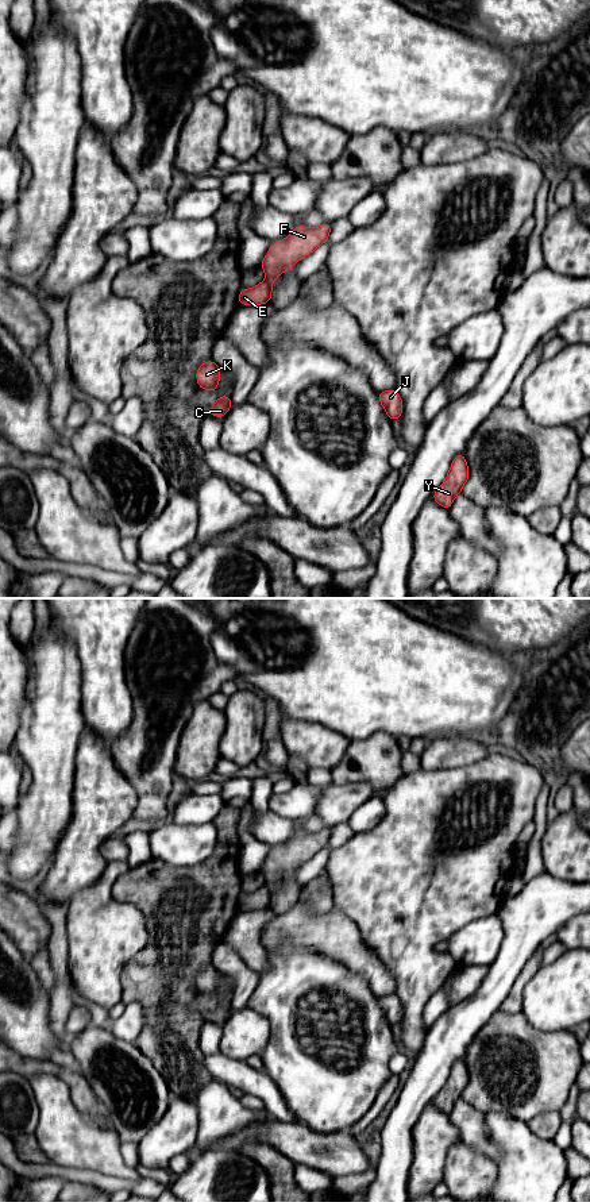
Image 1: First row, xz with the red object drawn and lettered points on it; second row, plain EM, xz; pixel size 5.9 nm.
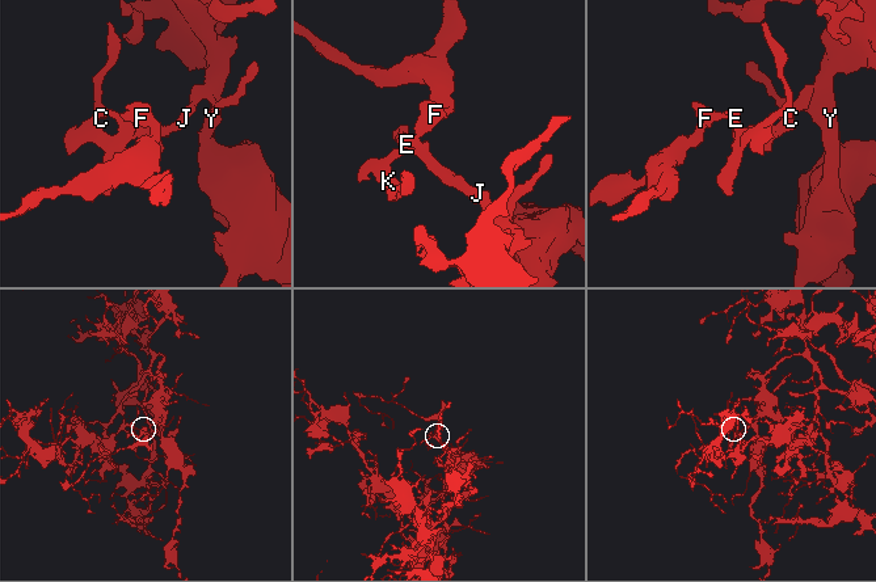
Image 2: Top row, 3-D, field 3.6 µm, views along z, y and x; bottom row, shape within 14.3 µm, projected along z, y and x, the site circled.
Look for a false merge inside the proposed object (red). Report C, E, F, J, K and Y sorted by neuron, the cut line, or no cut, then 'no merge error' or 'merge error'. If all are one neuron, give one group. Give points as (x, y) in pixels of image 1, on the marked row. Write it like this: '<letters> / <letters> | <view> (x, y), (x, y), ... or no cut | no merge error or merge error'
C E J K Y / F | xz (266, 280), (270, 284) | merge error

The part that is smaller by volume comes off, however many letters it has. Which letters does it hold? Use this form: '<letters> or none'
F

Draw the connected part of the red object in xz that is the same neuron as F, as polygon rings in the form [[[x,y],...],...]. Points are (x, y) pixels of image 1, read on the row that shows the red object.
[[[328,221],[316,228],[298,224],[284,240],[273,242],[261,262],[266,281],[273,284],[281,273],[293,269],[301,258],[328,242],[329,232],[331,223]]]

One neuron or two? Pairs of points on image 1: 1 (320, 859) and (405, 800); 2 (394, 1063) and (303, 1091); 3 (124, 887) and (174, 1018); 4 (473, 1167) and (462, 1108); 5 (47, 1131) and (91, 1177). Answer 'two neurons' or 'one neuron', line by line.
1: two neurons
2: two neurons
3: one neuron
4: two neurons
5: two neurons

